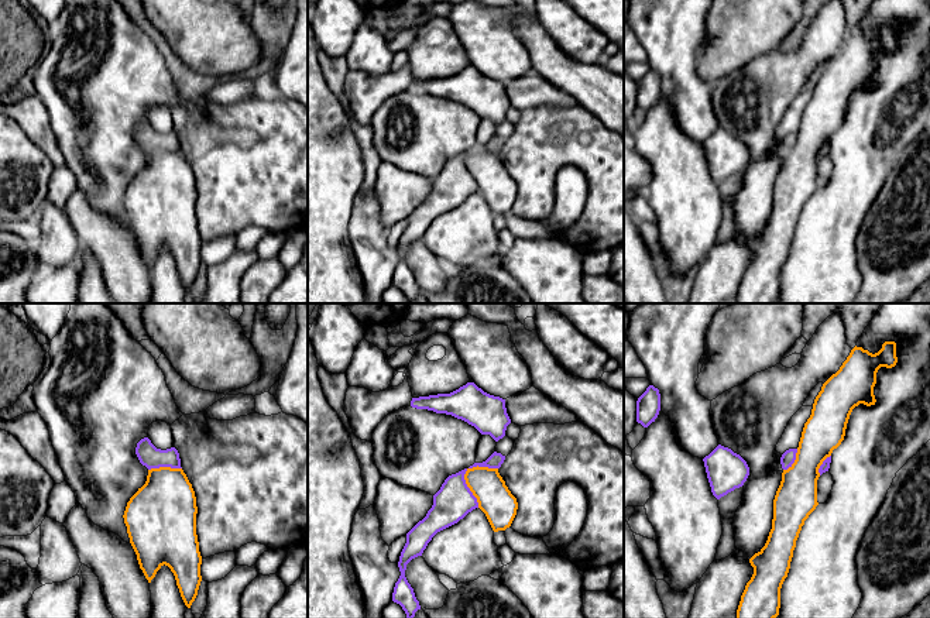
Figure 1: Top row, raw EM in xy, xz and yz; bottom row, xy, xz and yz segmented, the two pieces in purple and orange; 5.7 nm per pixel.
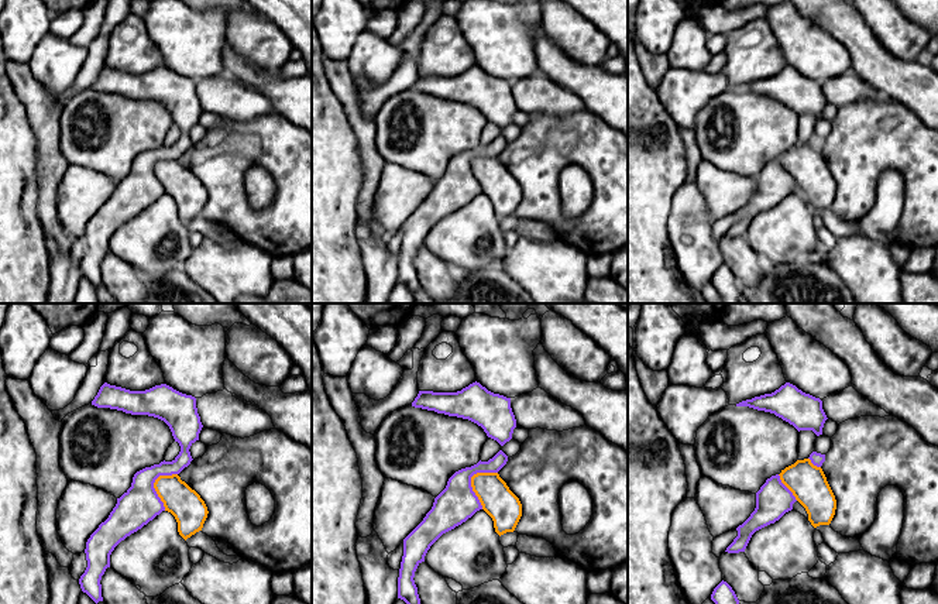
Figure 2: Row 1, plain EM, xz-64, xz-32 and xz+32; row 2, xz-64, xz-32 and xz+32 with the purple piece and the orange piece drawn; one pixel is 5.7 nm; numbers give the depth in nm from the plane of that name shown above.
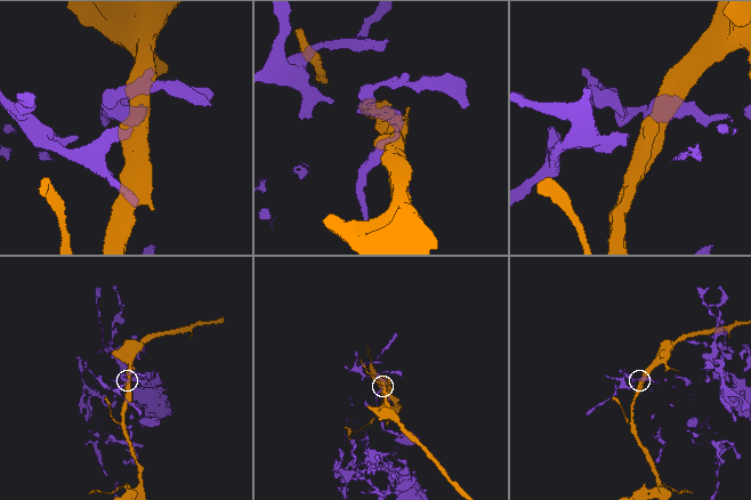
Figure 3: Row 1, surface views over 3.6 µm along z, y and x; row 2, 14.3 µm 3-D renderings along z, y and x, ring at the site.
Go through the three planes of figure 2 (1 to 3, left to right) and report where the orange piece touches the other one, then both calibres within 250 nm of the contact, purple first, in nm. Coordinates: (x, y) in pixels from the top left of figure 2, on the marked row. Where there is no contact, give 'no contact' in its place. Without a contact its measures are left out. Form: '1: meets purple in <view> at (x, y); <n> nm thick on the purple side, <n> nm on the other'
1: meets purple in xz-64 at (153, 484); 220 nm thick on the purple side, 190 nm on the other
2: meets purple in xz-32 at (470, 480); 220 nm thick on the purple side, 190 nm on the other
3: meets purple in xz+32 at (786, 487); 200 nm thick on the purple side, 220 nm on the other

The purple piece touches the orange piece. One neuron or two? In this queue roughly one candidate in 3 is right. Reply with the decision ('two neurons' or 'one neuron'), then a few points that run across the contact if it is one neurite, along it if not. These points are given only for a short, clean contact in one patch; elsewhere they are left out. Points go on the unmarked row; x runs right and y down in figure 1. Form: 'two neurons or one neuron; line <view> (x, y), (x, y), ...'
two neurons

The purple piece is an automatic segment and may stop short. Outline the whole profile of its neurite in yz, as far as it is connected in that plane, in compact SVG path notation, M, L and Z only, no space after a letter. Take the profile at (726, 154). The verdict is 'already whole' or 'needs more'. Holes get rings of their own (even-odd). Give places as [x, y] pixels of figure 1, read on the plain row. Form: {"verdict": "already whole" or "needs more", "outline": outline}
{"verdict": "already whole", "outline": "M718 128L703 143L713 179L720 183L744 169L749 159L747 145L731 133Z"}

